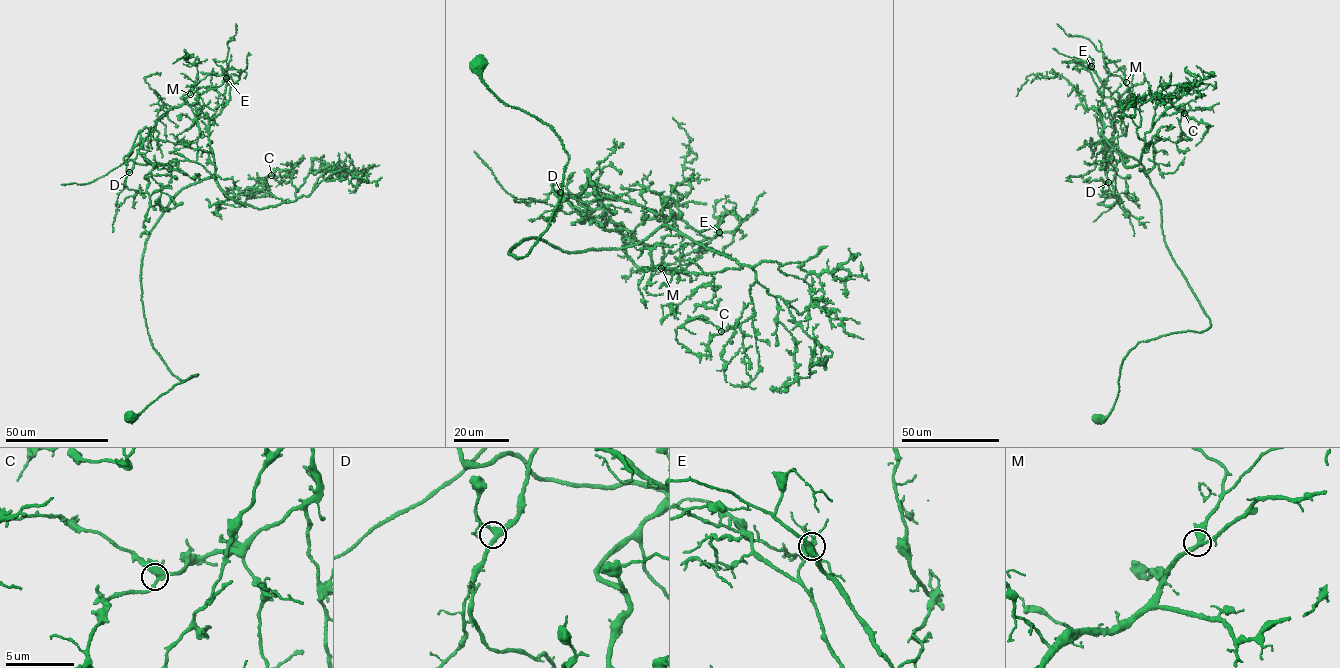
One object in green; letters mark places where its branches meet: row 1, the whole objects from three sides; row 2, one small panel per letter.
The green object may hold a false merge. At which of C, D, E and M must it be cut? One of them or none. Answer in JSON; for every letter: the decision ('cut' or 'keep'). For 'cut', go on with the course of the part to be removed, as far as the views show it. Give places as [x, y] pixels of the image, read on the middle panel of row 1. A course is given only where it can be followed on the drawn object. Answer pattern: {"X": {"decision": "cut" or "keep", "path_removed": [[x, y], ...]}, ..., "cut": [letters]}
{"C": {"decision": "keep"}, "D": {"decision": "keep"}, "E": {"decision": "cut", "path_removed": [[718, 231], [639, 267], [623, 237], [583, 223], [559, 194], [593, 211], [574, 195], [597, 198], [584, 170]]}, "M": {"decision": "keep"}, "cut": ["E"]}

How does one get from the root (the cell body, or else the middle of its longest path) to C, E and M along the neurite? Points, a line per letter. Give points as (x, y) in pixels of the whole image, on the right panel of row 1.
C: (1099, 419), (1139, 342), (1211, 325), (1166, 245), (1145, 168), (1122, 161), (1138, 164), (1166, 109), (1184, 113)
E: (1099, 419), (1139, 342), (1211, 325), (1166, 245), (1145, 168), (1102, 133), (1091, 66)
M: (1099, 419), (1139, 342), (1211, 325), (1166, 245), (1145, 168), (1102, 133), (1105, 79), (1126, 82)

